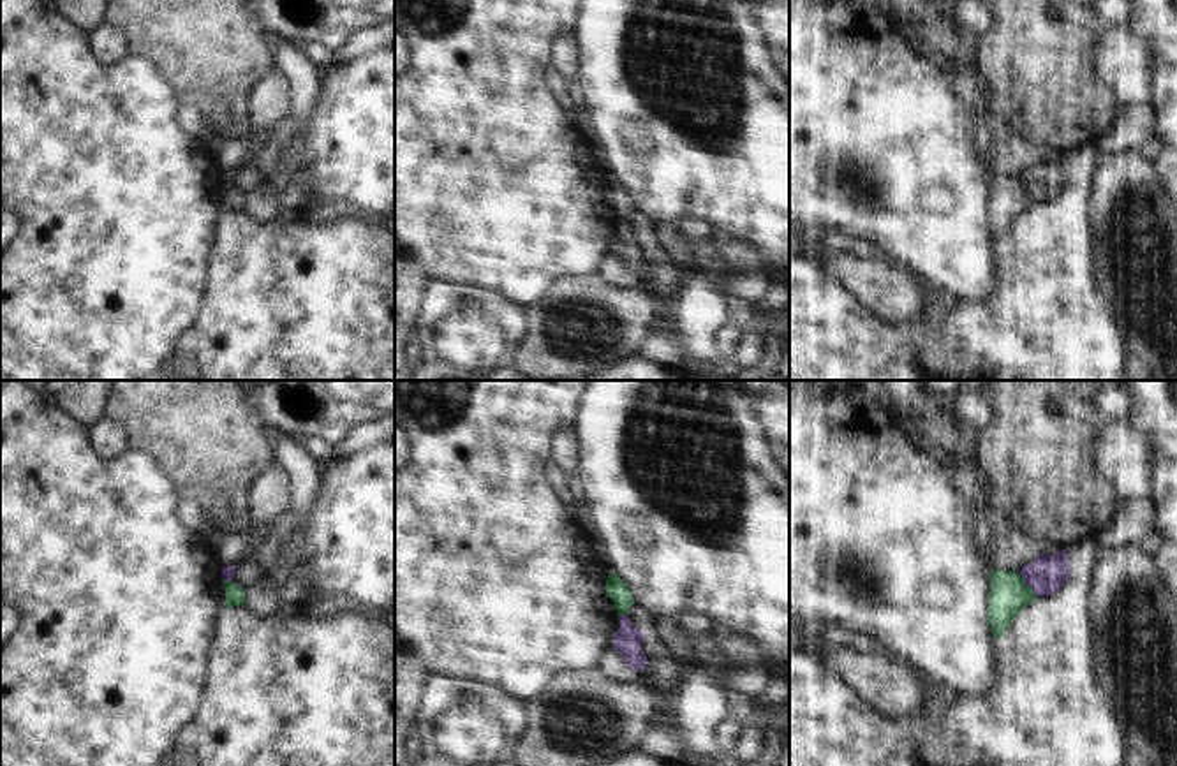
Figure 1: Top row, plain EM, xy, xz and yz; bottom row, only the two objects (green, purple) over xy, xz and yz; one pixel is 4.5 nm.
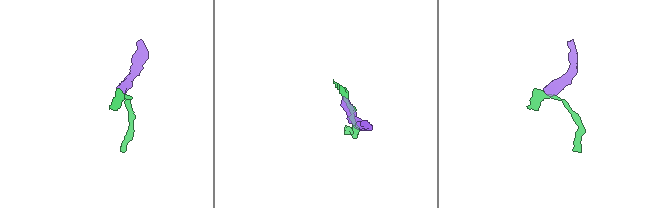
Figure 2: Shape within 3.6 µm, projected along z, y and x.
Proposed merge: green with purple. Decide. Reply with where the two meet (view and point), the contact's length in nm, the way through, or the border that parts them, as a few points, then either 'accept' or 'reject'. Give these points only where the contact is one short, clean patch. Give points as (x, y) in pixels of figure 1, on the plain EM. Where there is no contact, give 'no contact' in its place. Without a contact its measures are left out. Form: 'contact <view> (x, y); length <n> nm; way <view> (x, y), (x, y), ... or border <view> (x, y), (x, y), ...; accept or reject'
contact yz (1026, 191); length 160 nm; border yz (1017, 178), (1038, 203); reject

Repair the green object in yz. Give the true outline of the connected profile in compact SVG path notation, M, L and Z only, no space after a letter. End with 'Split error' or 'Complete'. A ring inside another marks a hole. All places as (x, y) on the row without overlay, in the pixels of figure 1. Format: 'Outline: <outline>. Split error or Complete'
Outline: M992 174L988 199L988 227L992 241L1001 245L1013 224L1040 204L1018 178Z. Complete.

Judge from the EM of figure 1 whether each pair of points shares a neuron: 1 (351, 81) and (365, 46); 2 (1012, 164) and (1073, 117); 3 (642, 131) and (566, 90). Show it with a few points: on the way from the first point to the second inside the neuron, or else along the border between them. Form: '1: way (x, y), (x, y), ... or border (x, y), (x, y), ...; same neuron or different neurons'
1: border (376, 50), (333, 62); different neurons
2: border (1006, 132), (1014, 132), (1036, 147); different neurons
3: border (573, 85), (585, 110); different neurons

